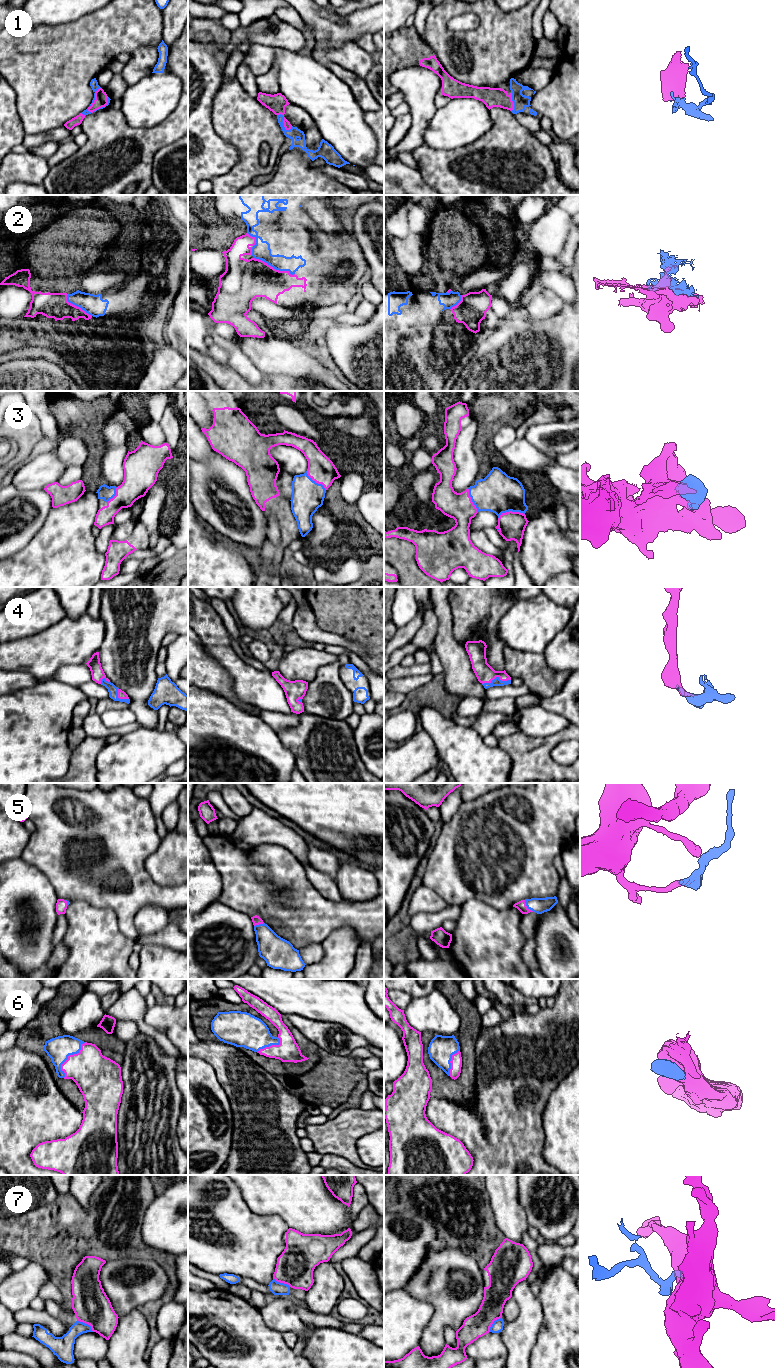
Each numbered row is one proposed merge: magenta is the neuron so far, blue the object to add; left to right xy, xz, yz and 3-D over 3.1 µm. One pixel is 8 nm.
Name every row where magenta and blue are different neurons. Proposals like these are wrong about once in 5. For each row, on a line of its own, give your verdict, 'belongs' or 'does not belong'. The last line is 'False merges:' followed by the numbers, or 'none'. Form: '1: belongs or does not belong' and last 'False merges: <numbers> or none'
1: belongs
2: belongs
3: belongs
4: belongs
5: belongs
6: belongs
7: belongs
False merges: none

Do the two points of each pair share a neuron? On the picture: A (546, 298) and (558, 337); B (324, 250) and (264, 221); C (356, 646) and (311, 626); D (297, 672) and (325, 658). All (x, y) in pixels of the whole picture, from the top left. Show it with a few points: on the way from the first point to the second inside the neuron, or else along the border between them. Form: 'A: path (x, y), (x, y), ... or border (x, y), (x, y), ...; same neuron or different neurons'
A: border (564, 303), (562, 308), (555, 314), (534, 321); different neurons
B: path (309, 252), (288, 241), (279, 232); same neuron
C: path (345, 643), (337, 639), (322, 637); same neuron
D: path (304, 665), (311, 658), (318, 658); same neuron

